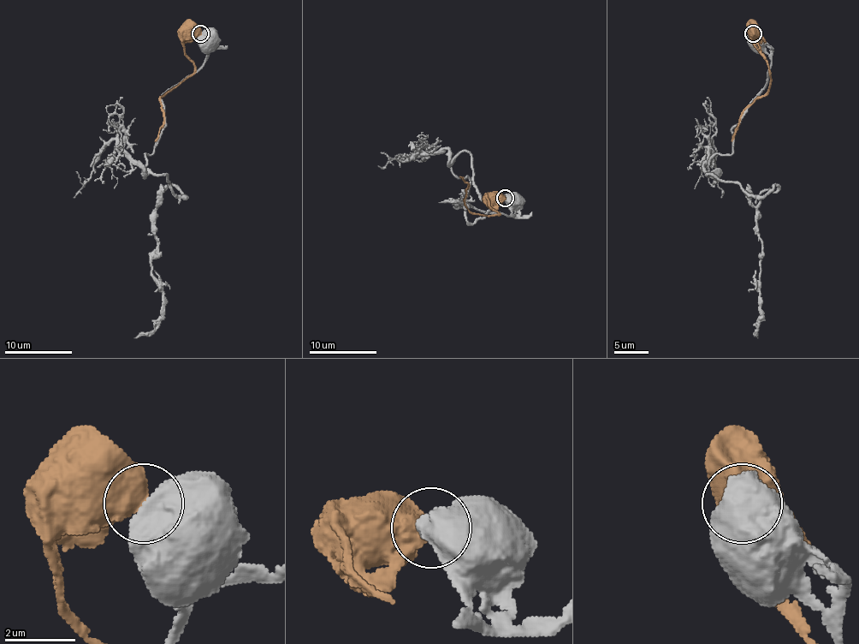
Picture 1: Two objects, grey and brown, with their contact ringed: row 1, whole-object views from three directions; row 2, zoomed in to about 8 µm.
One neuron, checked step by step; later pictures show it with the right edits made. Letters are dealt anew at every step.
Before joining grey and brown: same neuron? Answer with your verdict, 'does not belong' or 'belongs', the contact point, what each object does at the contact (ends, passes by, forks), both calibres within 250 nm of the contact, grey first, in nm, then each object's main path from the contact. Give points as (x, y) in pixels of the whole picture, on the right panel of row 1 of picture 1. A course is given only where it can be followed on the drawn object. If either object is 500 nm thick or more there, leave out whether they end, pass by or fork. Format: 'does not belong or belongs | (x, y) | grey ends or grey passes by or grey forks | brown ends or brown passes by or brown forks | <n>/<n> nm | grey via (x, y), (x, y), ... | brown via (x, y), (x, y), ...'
does not belong | (753, 33) | 800/850 nm | grey via (753, 34), (771, 62), (766, 85), (705, 175), (761, 196), (778, 186), (760, 194), (758, 338) | brown via (753, 34), (761, 39), (761, 54), (769, 73), (767, 90), (743, 112), (731, 140)

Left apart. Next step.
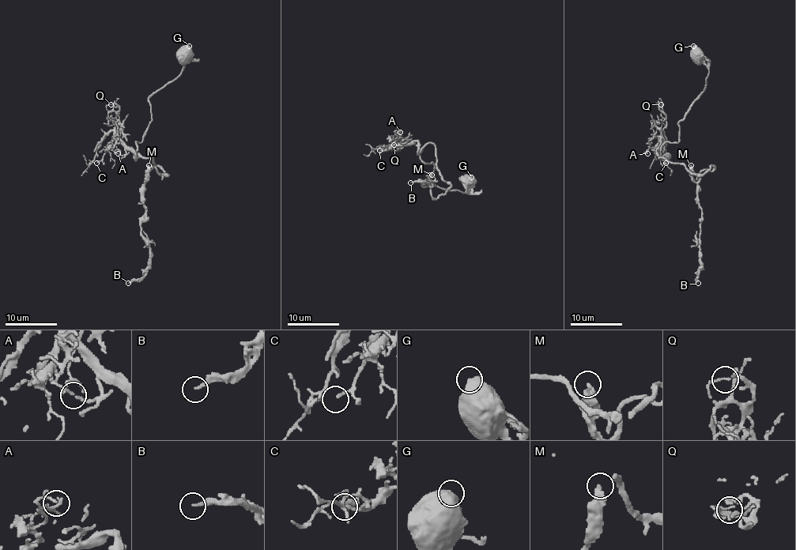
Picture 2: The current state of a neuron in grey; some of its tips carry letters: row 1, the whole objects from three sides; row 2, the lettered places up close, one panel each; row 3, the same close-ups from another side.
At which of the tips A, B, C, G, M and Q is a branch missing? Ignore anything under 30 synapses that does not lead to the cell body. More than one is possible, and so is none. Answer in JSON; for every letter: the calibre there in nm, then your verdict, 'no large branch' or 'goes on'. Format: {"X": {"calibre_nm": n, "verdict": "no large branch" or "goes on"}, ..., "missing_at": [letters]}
{"A": {"calibre_nm": 110, "verdict": "no large branch"}, "B": {"calibre_nm": 150, "verdict": "no large branch"}, "C": {"calibre_nm": 100, "verdict": "no large branch"}, "G": {"calibre_nm": 750, "verdict": "no large branch"}, "M": {"calibre_nm": 400, "verdict": "no large branch"}, "Q": {"calibre_nm": 120, "verdict": "no large branch"}, "missing_at": []}

